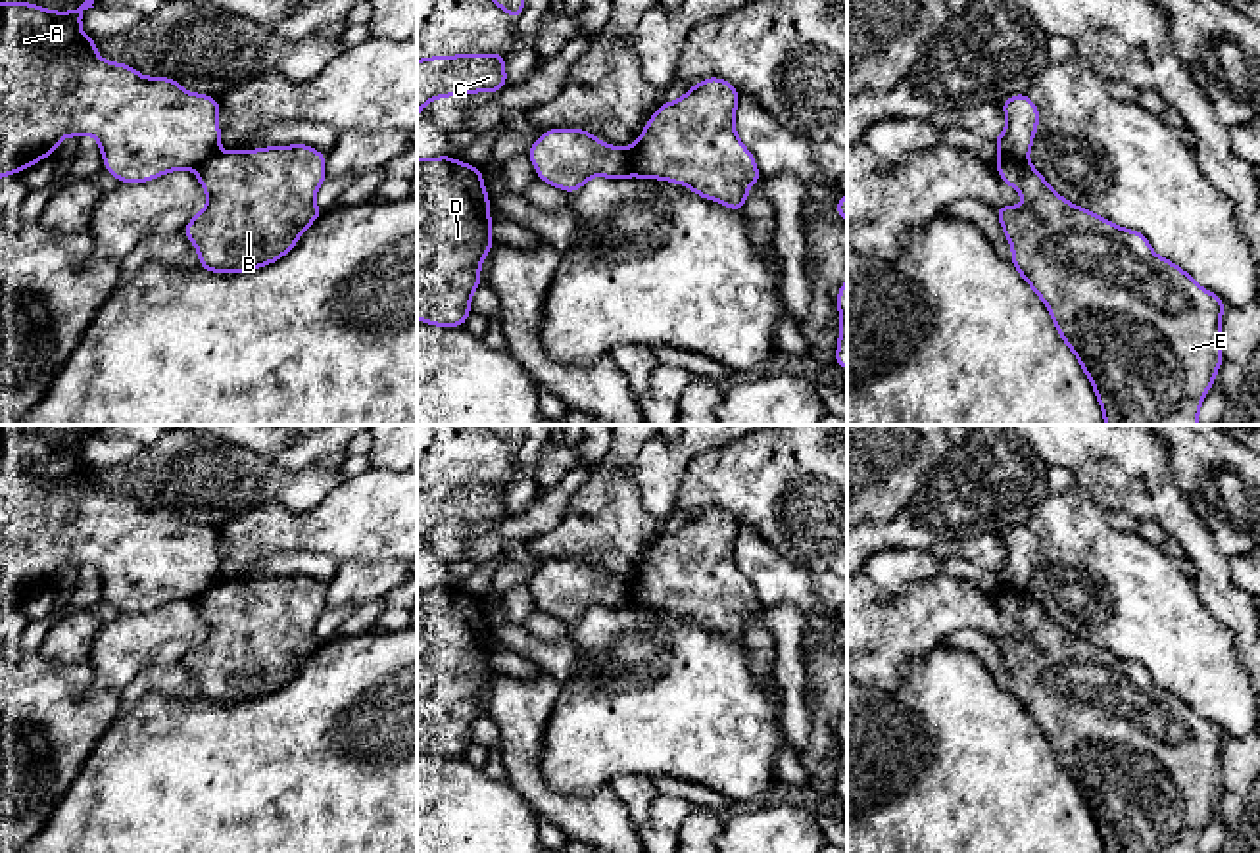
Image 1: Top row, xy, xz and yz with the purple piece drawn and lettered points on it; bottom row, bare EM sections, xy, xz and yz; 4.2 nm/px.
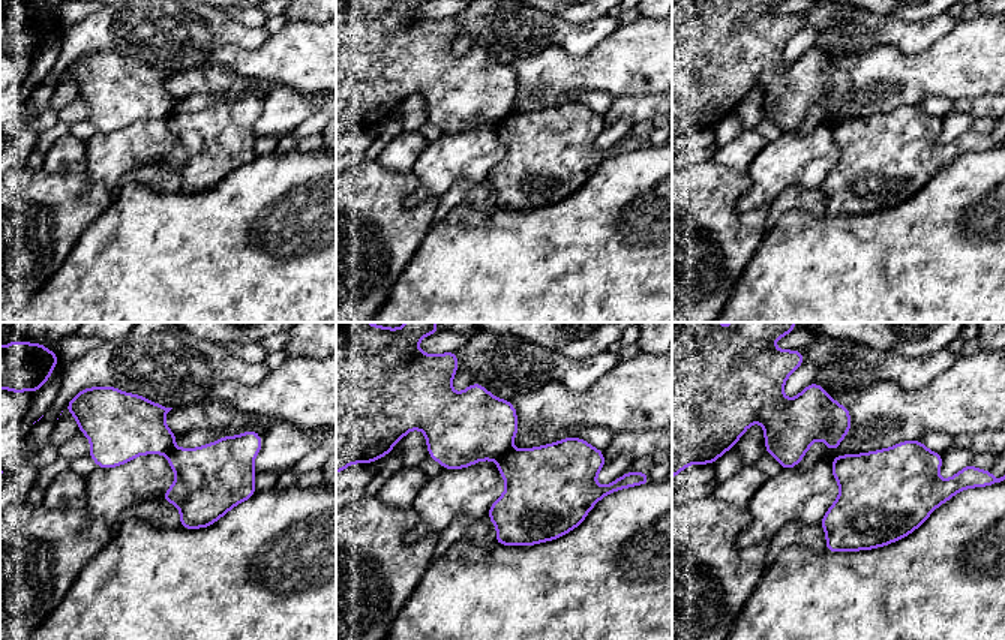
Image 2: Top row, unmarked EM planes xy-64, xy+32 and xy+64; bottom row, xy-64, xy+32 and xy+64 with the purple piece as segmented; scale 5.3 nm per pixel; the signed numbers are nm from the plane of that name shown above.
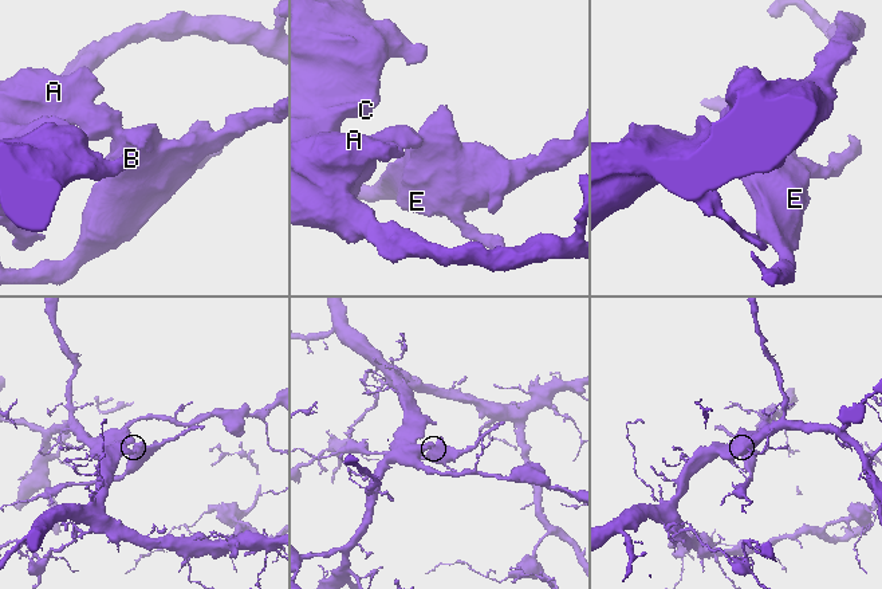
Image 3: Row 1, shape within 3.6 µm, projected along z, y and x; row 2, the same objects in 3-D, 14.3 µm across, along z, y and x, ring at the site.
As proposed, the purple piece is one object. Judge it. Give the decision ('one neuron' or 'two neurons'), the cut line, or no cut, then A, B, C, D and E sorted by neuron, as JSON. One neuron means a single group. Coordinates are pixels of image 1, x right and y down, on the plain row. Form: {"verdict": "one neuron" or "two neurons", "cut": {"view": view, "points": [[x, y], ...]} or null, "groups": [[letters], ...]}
{"verdict": "two neurons", "cut": {"view": "xz", "points": [[629, 579], [632, 606]]}, "groups": [["A", "C", "D"], ["B", "E"]]}

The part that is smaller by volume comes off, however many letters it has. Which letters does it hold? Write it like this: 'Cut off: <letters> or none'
Cut off: B, E

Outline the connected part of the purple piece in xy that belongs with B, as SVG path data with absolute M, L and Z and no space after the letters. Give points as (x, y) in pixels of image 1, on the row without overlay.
M305 574L250 582L217 580L196 599L207 624L206 638L182 659L196 676L200 697L213 703L242 703L279 692L323 644L315 623L327 609L325 584Z

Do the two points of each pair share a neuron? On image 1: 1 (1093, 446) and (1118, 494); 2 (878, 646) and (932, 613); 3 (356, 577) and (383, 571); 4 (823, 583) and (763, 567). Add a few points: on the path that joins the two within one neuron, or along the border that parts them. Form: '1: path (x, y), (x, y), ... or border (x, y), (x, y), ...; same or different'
1: path (1105, 458), (1118, 471), (1118, 483); same
2: path (892, 635), (919, 621); same
3: path (362, 577), (377, 577); same
4: border (809, 573), (813, 588), (826, 606); different

